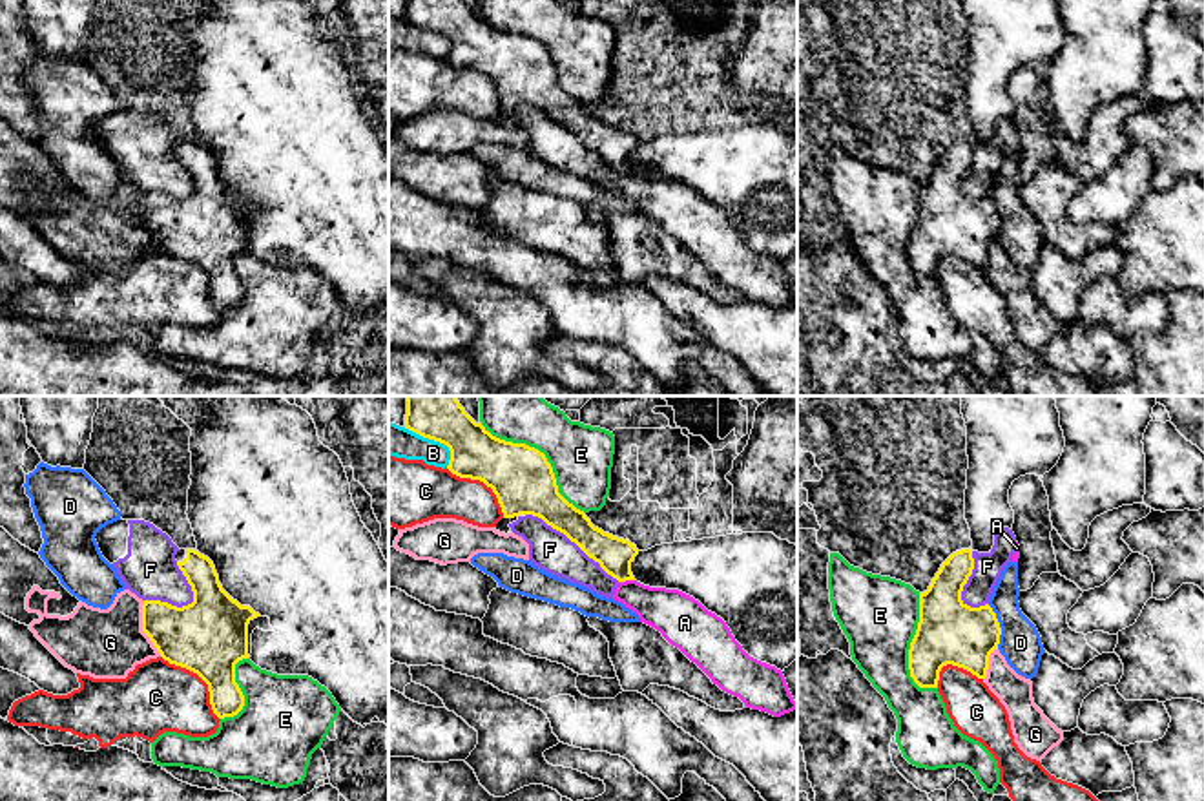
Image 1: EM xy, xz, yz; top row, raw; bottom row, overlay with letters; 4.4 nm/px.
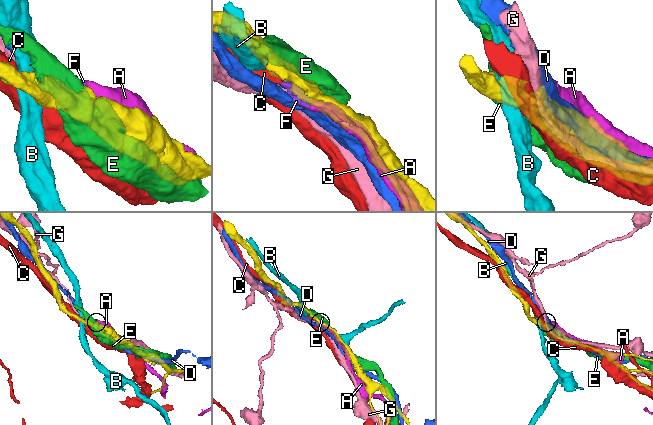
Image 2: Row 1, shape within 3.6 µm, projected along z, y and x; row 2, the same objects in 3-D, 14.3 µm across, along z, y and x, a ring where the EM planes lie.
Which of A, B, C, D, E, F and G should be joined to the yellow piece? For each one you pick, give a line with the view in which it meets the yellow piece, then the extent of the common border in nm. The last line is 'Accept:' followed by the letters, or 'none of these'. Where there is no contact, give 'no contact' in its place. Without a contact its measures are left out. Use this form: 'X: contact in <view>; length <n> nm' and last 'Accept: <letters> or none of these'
Accept: none of these

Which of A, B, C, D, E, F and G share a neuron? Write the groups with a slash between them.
A F / B / C / D / E / G

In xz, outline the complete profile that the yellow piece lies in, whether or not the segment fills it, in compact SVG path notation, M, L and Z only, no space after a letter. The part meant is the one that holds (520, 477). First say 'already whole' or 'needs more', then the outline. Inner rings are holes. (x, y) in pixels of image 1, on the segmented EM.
already whole; M407 396L405 429L447 445L451 451L447 469L460 478L480 480L491 487L505 518L538 516L564 533L618 582L635 580L631 562L638 555L637 546L595 527L584 511L569 504L558 493L553 467L538 449L493 436L465 412L456 396Z

